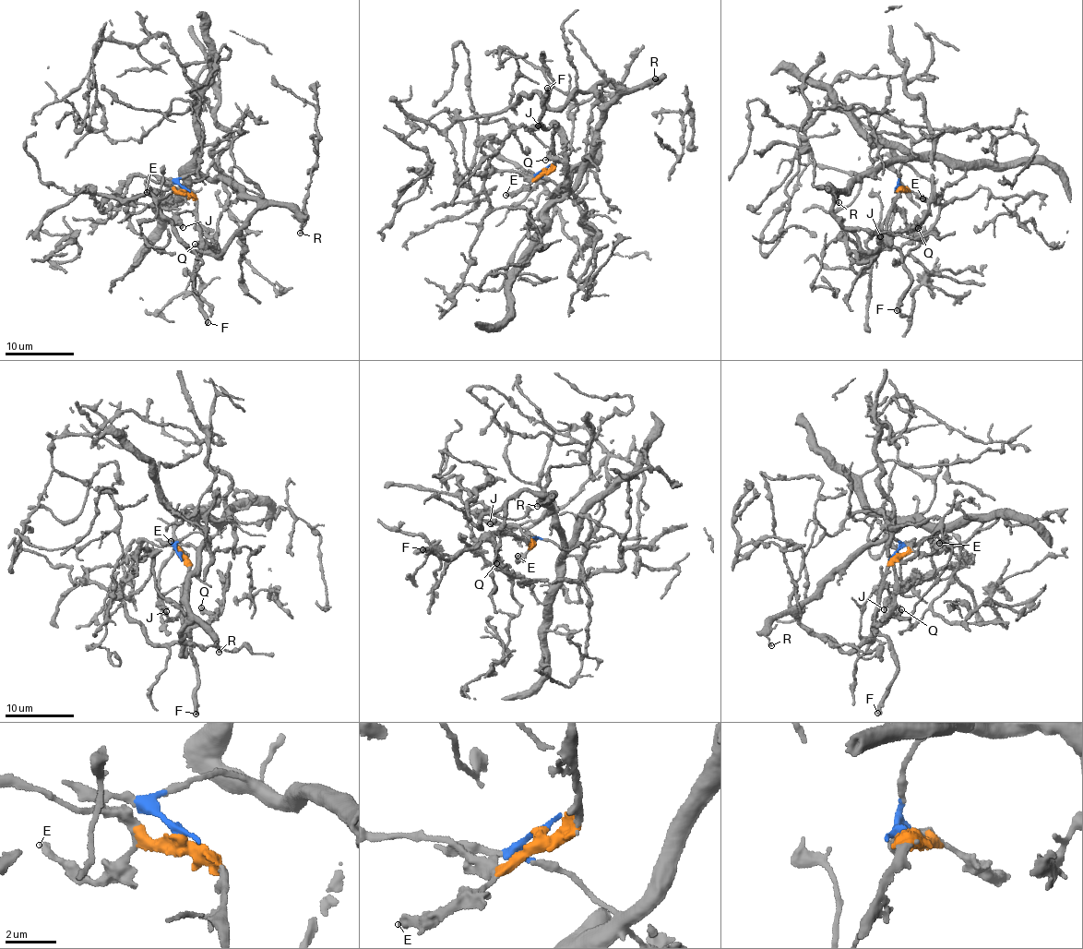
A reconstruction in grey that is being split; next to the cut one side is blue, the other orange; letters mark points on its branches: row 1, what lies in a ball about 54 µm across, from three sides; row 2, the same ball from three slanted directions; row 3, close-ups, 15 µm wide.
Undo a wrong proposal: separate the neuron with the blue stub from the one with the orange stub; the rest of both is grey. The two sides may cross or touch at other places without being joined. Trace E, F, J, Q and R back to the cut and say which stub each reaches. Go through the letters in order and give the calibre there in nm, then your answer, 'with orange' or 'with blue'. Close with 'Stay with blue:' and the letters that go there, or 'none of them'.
E: 280 nm | with orange
F: 360 nm | with orange
J: 380 nm | with orange
Q: 280 nm | with orange
R: 200 nm | with blue
Stay with blue: R

